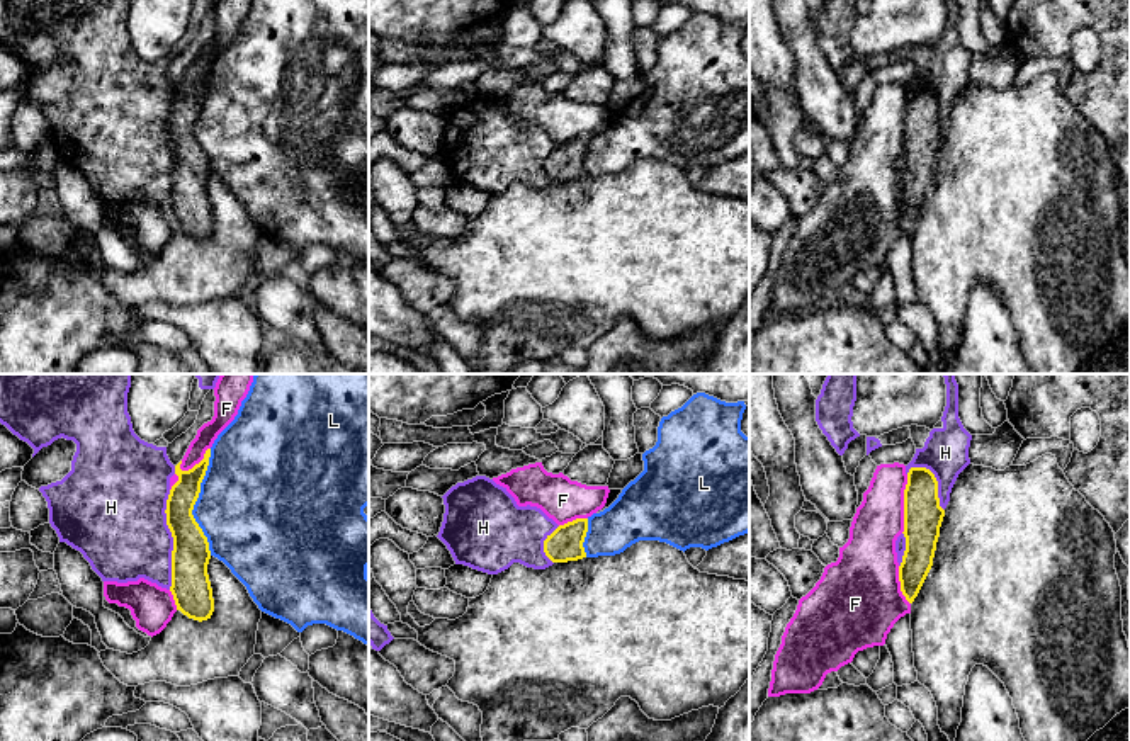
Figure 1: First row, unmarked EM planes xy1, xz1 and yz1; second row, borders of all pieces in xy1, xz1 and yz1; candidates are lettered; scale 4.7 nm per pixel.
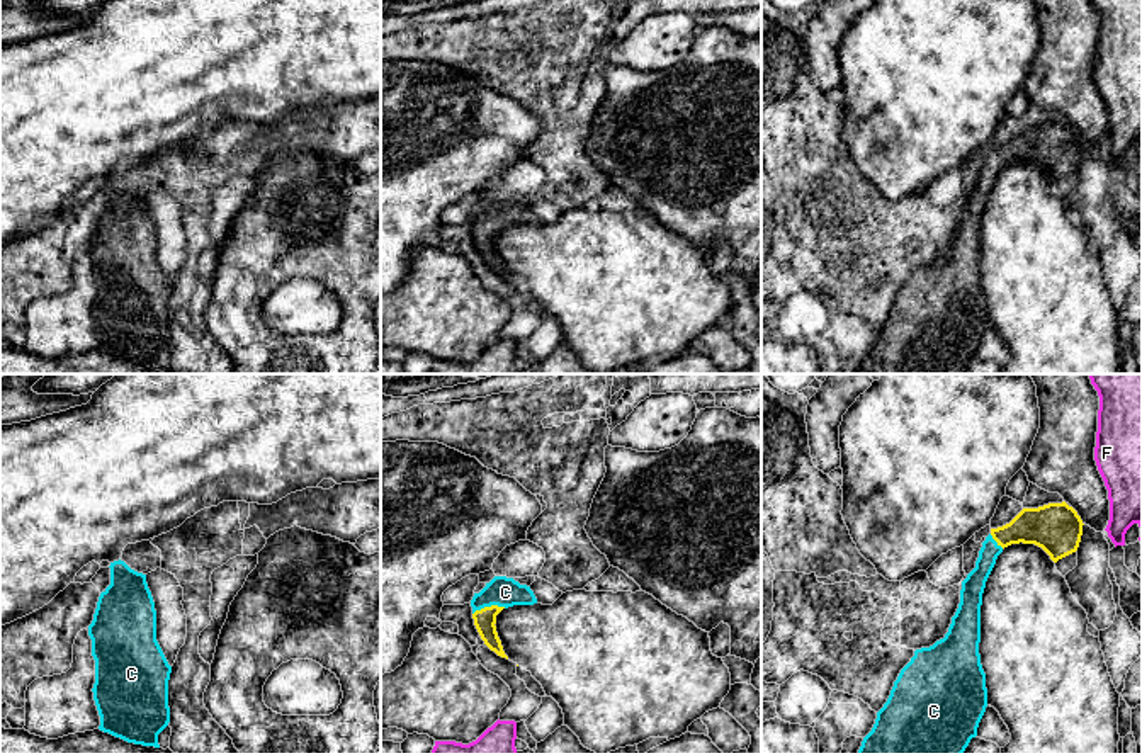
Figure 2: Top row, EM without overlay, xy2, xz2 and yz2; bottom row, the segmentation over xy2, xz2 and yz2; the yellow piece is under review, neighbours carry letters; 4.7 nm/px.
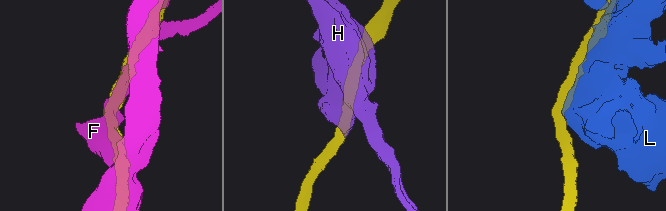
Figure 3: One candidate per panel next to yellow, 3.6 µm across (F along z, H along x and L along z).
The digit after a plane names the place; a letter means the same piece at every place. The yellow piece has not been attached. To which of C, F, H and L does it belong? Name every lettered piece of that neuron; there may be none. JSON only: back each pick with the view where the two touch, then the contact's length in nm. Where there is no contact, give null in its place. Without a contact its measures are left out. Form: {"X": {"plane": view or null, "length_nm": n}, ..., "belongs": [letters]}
{"C": {"plane": "xz2", "length_nm": 160}, "belongs": ["C"]}

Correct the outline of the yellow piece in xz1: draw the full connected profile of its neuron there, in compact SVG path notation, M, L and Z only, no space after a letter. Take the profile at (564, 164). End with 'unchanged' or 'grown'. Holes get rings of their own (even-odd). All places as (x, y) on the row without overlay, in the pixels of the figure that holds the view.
M576 138L559 144L544 160L544 172L552 182L568 182L586 177L583 161L588 151L588 138Z; unchanged

